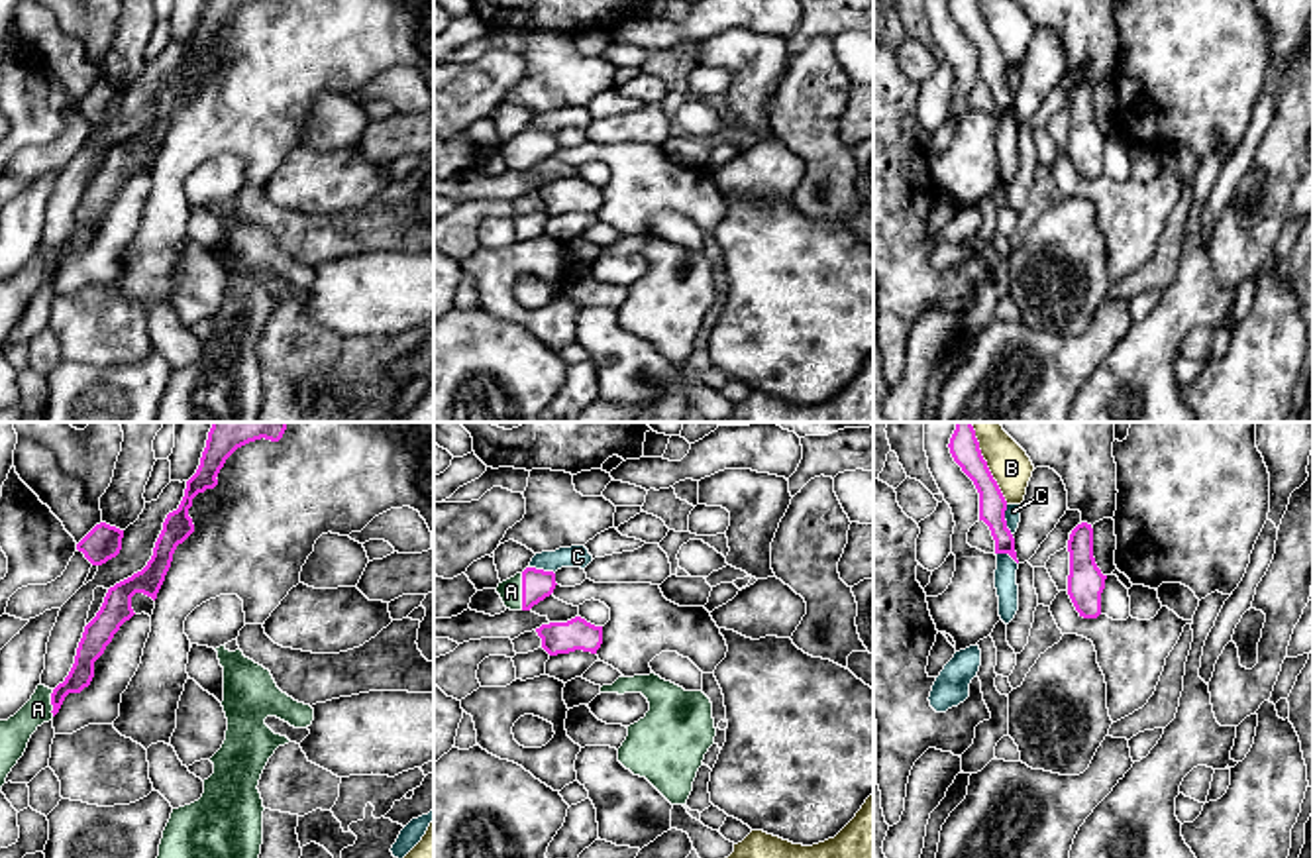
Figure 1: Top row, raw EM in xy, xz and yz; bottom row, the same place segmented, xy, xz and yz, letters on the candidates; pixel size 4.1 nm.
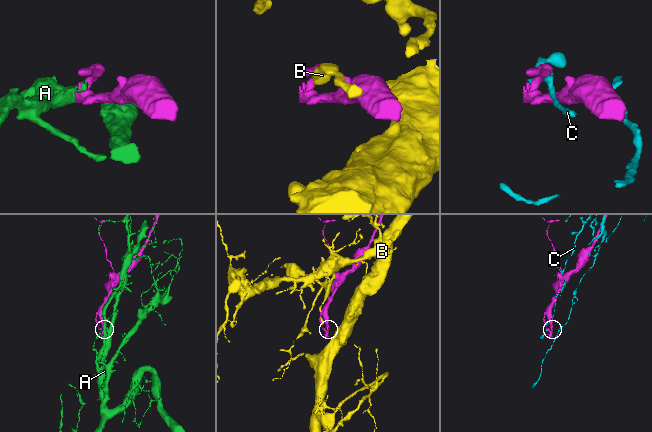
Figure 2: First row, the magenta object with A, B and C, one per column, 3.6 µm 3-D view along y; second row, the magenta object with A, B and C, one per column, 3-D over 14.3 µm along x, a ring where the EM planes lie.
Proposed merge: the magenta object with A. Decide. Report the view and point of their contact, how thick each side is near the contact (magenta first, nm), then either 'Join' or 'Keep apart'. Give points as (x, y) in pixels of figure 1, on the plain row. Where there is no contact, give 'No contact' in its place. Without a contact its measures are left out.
Touches magenta at xz (523, 152). Thickness 130 nm (magenta) against 100 nm. Join

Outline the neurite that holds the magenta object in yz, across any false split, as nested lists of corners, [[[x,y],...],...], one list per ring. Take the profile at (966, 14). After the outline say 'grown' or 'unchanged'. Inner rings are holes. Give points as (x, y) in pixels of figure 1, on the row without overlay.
[[[950,0],[954,22],[973,41],[979,53],[979,80],[983,80],[995,100],[995,114],[1009,114],[1017,124],[1015,98],[1007,88],[1007,61],[981,16],[977,0]]] | unchanged

